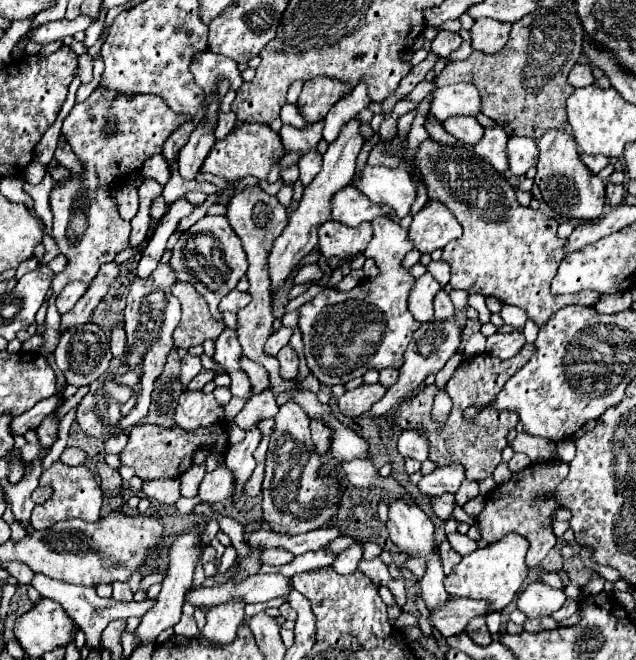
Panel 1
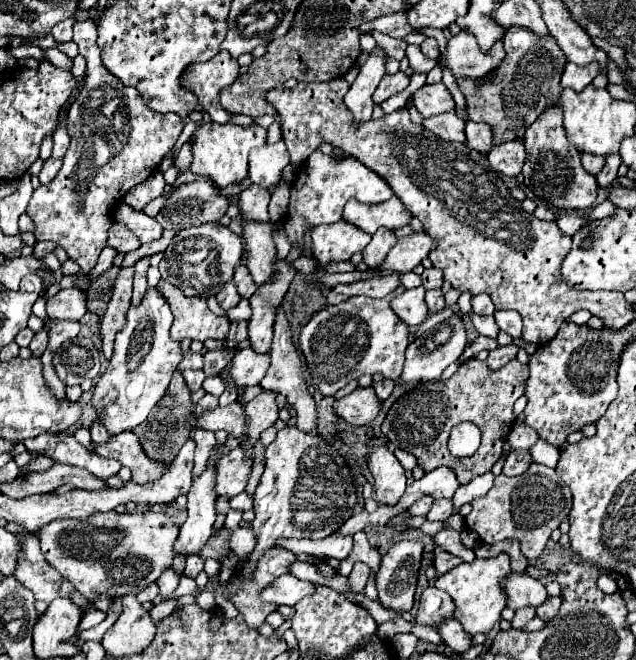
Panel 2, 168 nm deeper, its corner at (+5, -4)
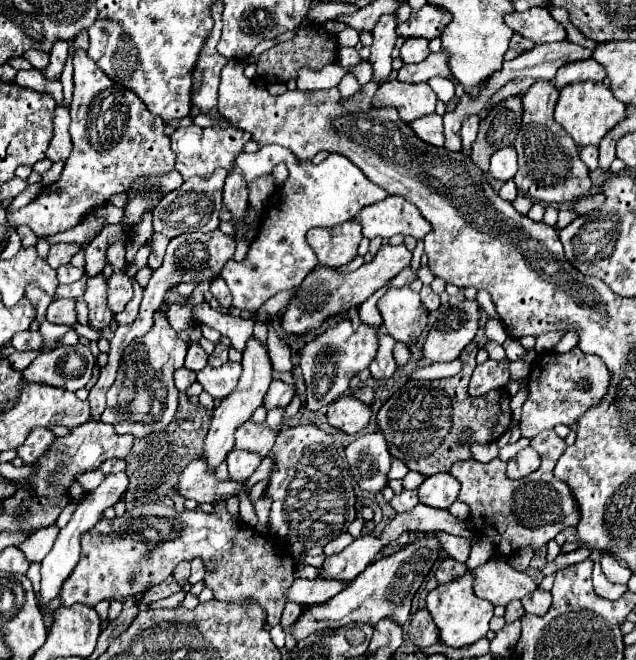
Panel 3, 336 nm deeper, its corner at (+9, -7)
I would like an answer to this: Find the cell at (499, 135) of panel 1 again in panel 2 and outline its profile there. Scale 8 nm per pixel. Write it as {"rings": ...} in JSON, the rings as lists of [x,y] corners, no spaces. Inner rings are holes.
{"rings":[[[467,122],[465,124],[465,134],[467,134],[467,146],[471,150],[477,150],[481,154],[489,154],[493,148],[493,130],[483,124],[483,122]]]}

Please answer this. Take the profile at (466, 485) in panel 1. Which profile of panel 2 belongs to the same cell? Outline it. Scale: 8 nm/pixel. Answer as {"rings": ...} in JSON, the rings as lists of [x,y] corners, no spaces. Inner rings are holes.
{"rings":[[[435,500],[431,514],[427,514],[427,520],[445,520],[453,512],[453,500]]]}

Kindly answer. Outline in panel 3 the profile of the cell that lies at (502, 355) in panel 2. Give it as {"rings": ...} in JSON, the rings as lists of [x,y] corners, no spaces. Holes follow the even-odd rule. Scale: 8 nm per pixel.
{"rings":[[[487,359],[485,363],[475,367],[467,391],[469,391],[469,395],[479,397],[479,395],[485,395],[493,389],[505,387],[507,381],[509,381],[509,361]]]}

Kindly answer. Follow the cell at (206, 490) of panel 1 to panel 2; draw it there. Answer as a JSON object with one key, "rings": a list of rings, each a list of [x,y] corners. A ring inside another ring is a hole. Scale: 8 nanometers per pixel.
{"rings":[[[233,450],[229,456],[217,460],[215,464],[215,492],[217,496],[237,496],[247,486],[251,464],[243,460],[243,452]]]}

